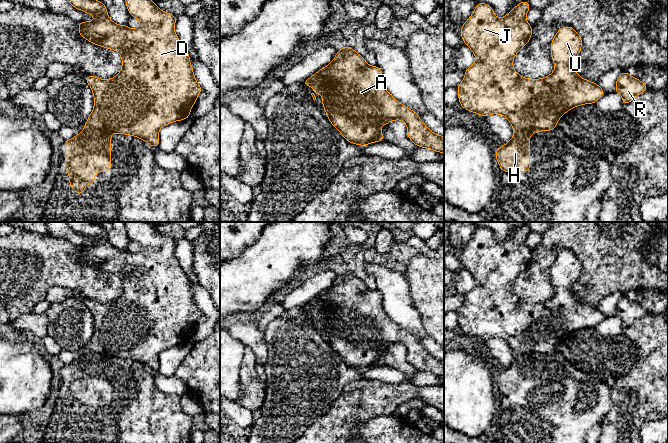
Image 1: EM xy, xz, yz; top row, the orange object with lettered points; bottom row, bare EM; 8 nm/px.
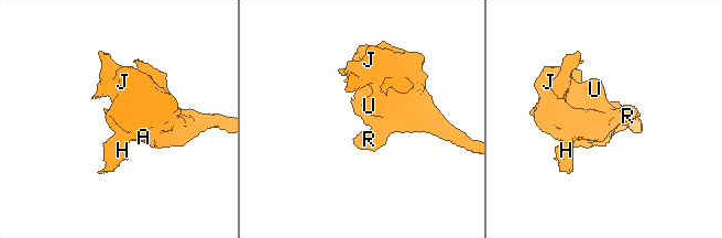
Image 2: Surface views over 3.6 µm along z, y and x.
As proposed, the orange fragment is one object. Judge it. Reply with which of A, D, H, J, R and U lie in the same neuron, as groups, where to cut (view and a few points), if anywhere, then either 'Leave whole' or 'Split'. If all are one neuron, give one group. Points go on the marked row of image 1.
Groups: A D J R U / H. Split along xz (321, 69), (322, 76), (328, 83), (328, 90), (323, 96). Split

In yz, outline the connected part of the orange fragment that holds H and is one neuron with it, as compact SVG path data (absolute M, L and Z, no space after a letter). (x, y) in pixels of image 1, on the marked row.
M517 130L511 140L497 148L495 158L502 172L530 171L530 135L541 130Z

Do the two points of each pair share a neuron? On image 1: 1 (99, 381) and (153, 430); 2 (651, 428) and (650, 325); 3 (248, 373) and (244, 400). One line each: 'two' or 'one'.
1: one
2: two
3: one

